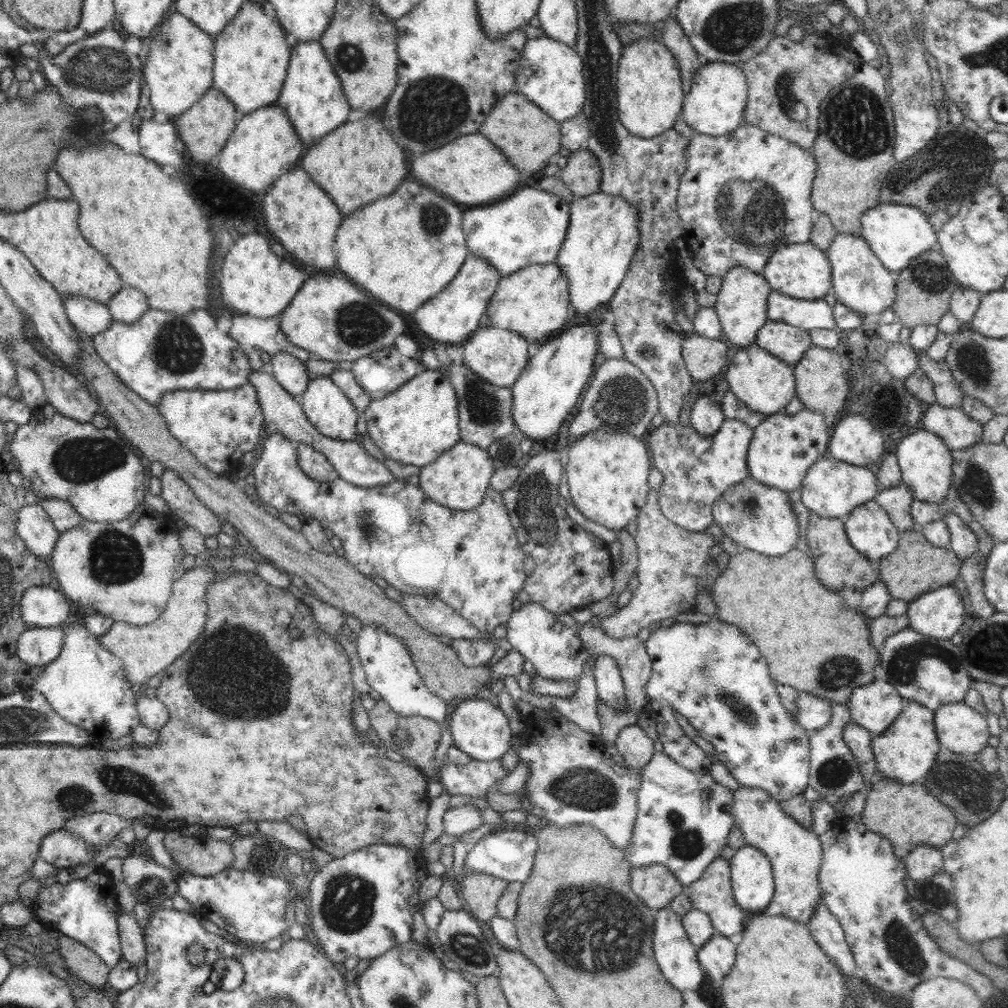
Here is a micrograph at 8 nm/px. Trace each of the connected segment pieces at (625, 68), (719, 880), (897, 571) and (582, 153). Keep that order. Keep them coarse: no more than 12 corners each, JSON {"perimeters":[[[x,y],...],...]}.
{"perimeters":[[[659,31],[624,45],[617,112],[633,136],[673,129],[683,108]],[[716,857],[683,887],[717,934],[735,945],[746,914],[733,897],[729,861]],[[920,531],[879,561],[890,596],[910,604],[951,585],[963,559]],[[589,150],[570,154],[561,179],[576,197],[598,192],[602,167]]]}

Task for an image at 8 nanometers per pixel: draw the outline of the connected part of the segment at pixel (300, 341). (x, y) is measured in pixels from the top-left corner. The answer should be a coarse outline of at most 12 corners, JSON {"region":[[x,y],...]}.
{"region":[[343,272],[305,279],[279,314],[316,358],[394,346],[400,312]]}

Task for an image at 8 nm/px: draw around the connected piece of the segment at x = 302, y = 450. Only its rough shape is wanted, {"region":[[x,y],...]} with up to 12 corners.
{"region":[[298,442],[298,466],[308,478],[340,478],[330,461],[312,445]]}

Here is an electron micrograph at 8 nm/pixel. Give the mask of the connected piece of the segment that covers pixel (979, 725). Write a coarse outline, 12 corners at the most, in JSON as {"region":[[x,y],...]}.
{"region":[[964,702],[934,711],[942,747],[974,756],[990,733]]}

